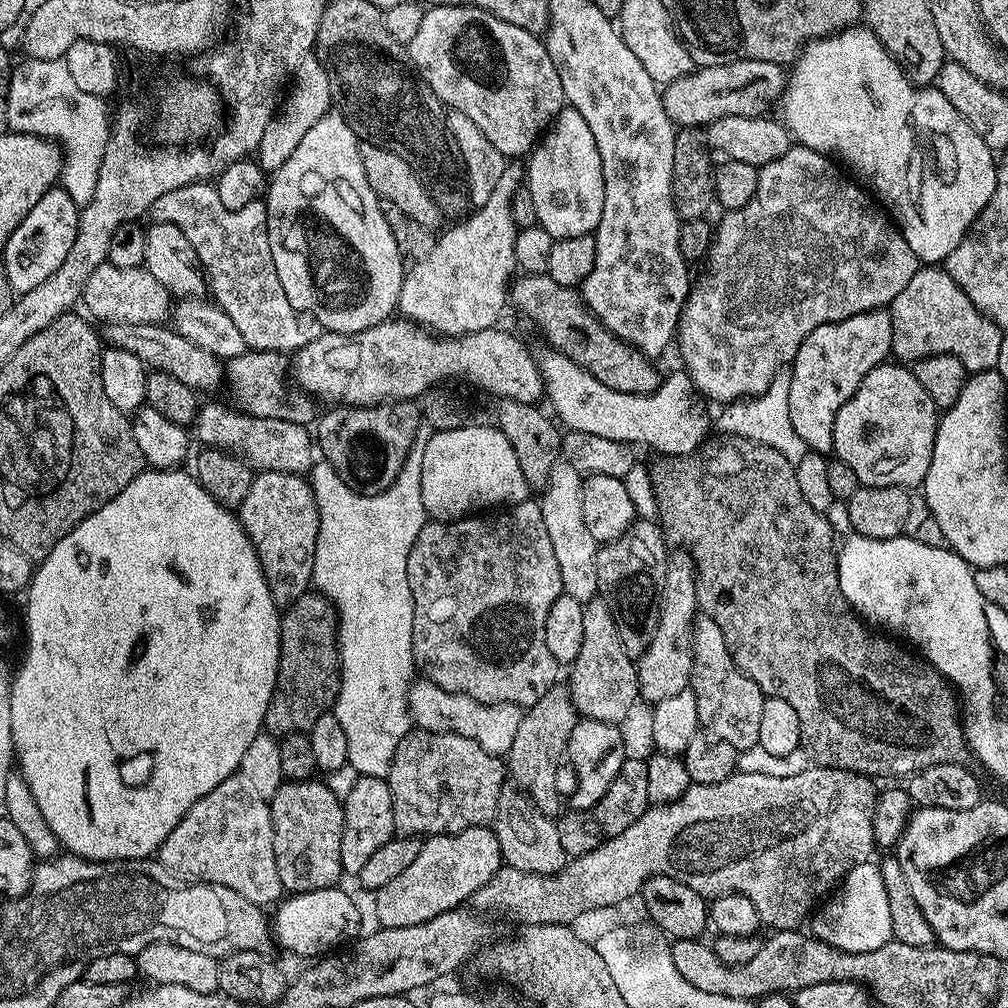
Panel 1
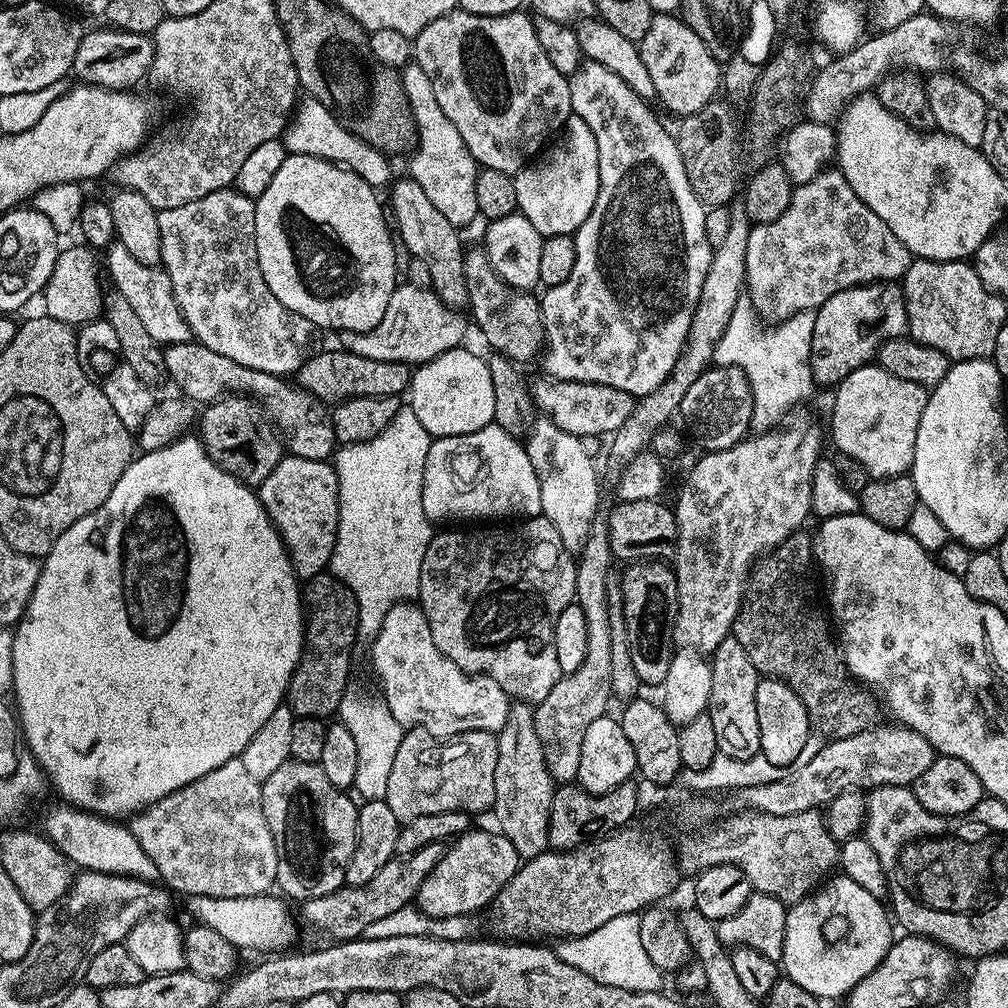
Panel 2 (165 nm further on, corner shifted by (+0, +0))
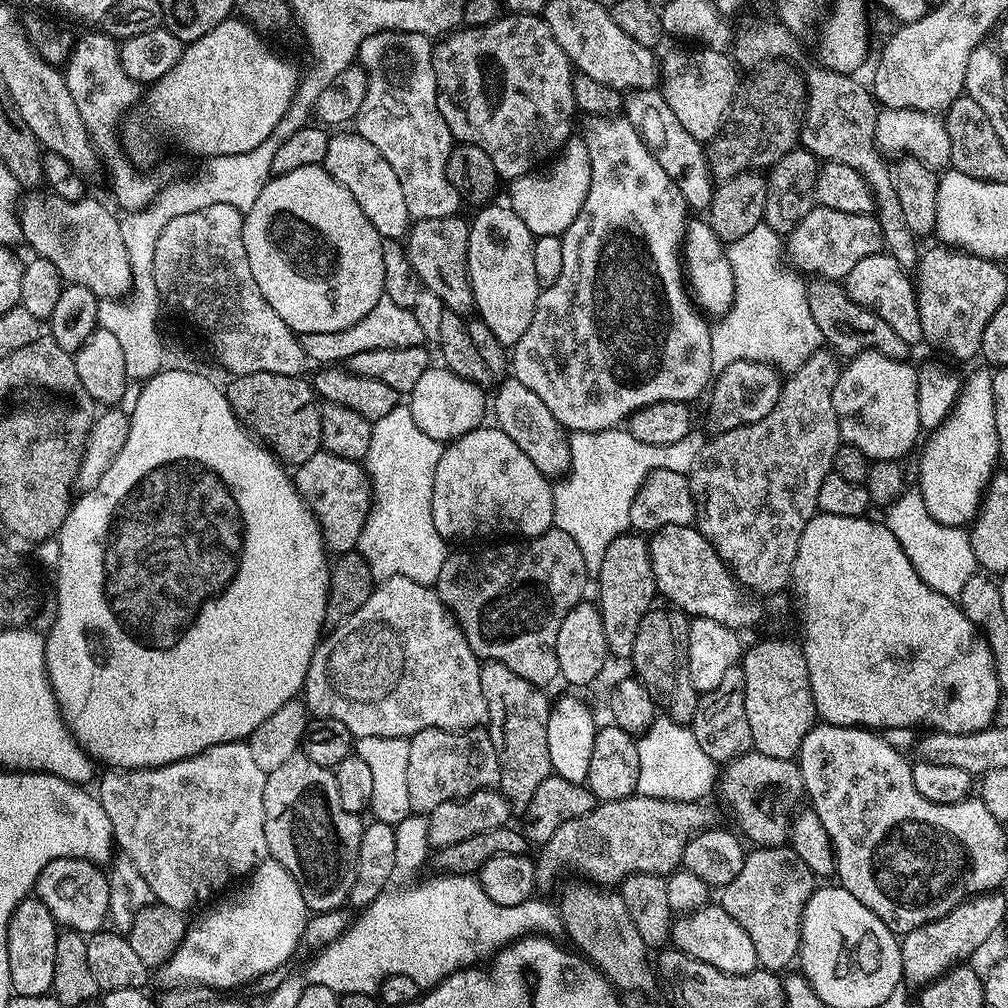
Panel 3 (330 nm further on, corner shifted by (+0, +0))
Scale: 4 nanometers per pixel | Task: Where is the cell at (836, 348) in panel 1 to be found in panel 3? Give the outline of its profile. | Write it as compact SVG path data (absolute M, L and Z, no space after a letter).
M884 254L879 258L858 262L858 266L854 266L854 270L850 270L850 274L844 277L842 287L855 304L863 304L865 308L877 312L898 333L902 342L916 346L923 341L913 277L892 255Z

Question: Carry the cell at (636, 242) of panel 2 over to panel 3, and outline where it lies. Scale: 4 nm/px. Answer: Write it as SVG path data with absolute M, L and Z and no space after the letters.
M588 114L583 117L584 133L582 139L584 145L588 148L591 160L591 174L590 174L590 190L586 202L582 202L582 210L578 214L578 218L574 218L574 222L570 227L564 231L562 237L562 274L558 274L558 282L554 282L554 286L543 289L538 298L538 306L534 310L534 318L530 318L530 326L526 326L526 334L522 334L522 338L518 338L516 344L511 345L510 348L510 372L511 375L518 381L522 382L522 386L526 386L526 390L534 390L534 394L538 394L538 398L542 398L542 402L546 402L546 407L550 409L550 414L554 414L554 418L558 418L558 422L569 433L573 432L601 432L607 428L617 427L626 417L630 416L636 409L641 408L646 404L653 404L654 402L666 402L667 400L682 400L685 402L692 402L692 399L699 394L700 391L709 387L710 381L714 376L714 368L712 372L712 363L714 357L712 354L712 328L710 324L700 317L701 309L695 308L692 305L692 300L688 297L688 292L684 289L684 276L686 280L686 272L682 267L682 249L686 244L686 233L690 225L690 207L682 190L678 188L675 182L670 178L670 174L666 174L666 170L662 170L662 166L658 166L658 162L654 158L654 154L650 154L650 150L642 142L642 138L638 134L638 130L634 130L634 126L628 121L628 117L623 114Z

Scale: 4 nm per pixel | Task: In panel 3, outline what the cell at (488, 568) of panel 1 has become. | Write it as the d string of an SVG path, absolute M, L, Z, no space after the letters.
M554 526L540 536L508 542L512 544L496 543L500 542L489 543L492 544L489 548L476 548L473 552L449 551L442 562L435 590L477 658L505 664L514 674L526 678L526 682L548 686L560 674L556 657L558 629L562 627L562 618L585 599L584 587L588 584L590 570L582 558L582 550L578 550L578 542Z

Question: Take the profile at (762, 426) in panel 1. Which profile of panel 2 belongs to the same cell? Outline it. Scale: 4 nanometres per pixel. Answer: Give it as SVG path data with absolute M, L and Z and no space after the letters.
M742 298L730 314L730 322L716 343L716 356L721 361L731 362L746 374L752 391L751 431L759 434L769 432L771 428L783 425L784 417L793 411L812 391L818 388L812 367L810 366L810 338L814 338L815 311L799 312L783 320L781 324L769 326L761 321L757 311L747 298Z

